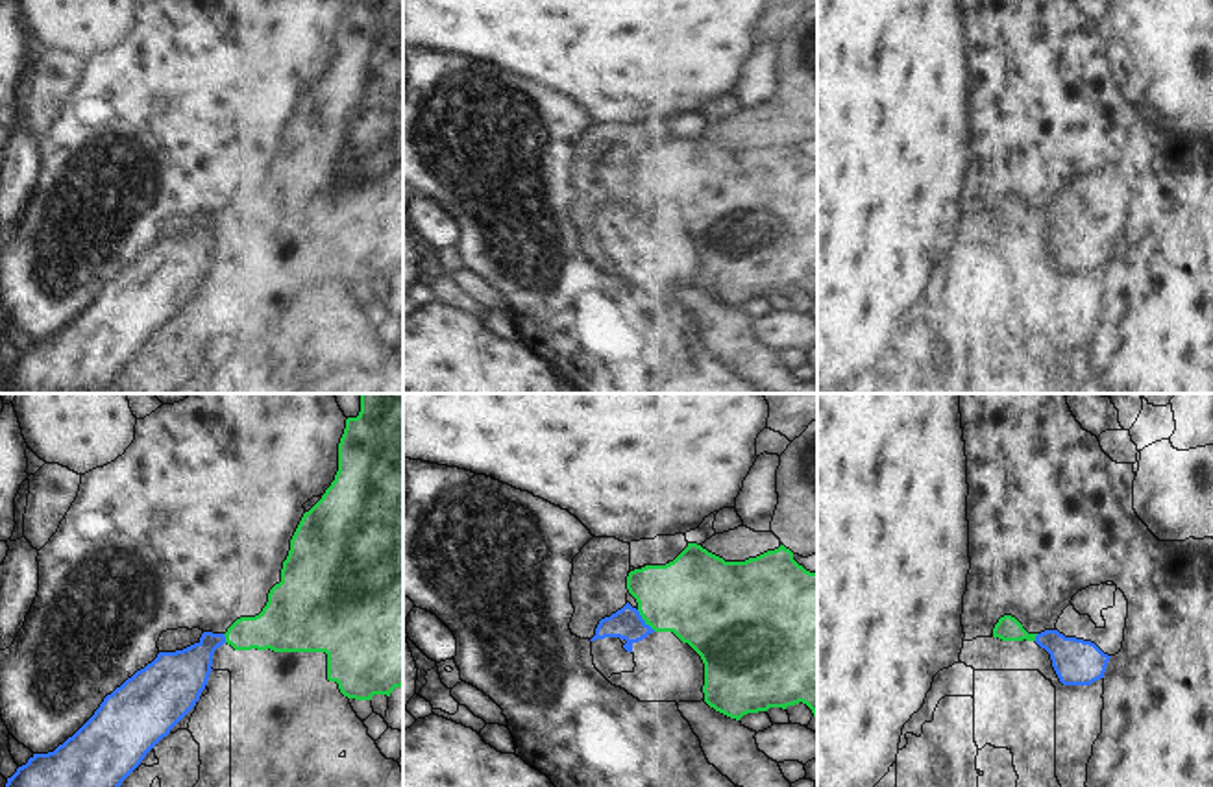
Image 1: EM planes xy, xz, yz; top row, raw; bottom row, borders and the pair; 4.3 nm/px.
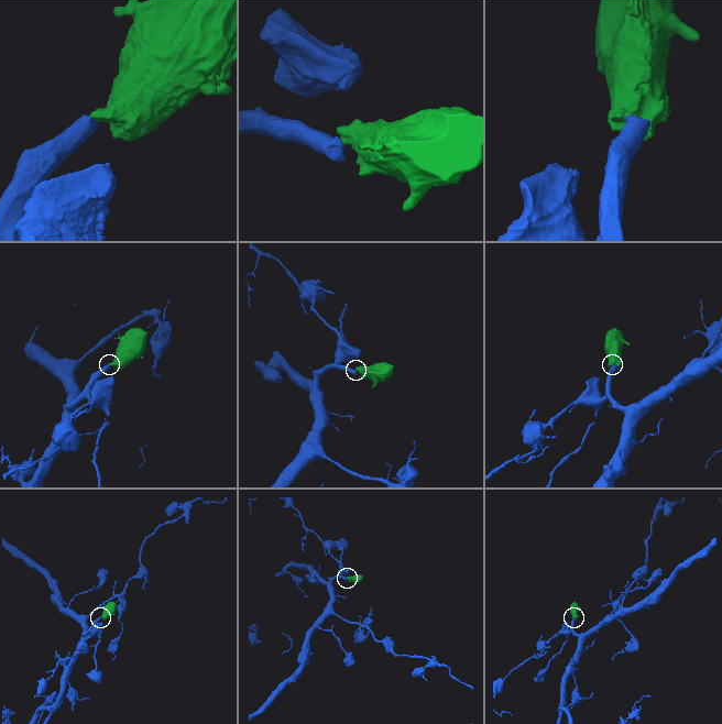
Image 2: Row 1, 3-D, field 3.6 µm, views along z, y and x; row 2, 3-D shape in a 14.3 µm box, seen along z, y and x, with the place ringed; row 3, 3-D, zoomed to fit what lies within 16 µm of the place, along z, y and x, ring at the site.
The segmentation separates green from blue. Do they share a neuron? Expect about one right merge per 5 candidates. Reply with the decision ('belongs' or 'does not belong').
does not belong

